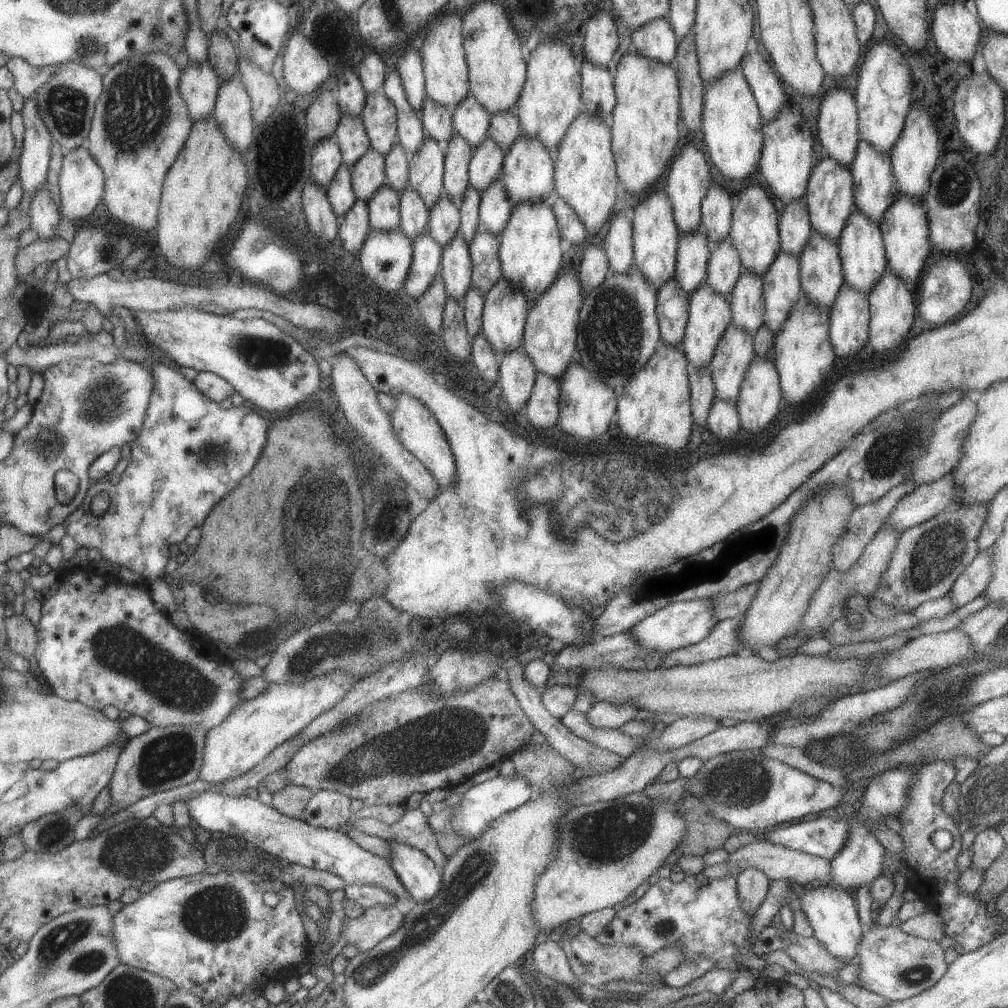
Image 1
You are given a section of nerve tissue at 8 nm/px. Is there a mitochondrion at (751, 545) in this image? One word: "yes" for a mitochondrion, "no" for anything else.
yes

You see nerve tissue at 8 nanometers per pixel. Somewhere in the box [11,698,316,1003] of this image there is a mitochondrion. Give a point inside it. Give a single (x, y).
(58, 951)

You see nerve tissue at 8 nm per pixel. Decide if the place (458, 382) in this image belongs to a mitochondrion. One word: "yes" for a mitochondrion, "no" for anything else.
no

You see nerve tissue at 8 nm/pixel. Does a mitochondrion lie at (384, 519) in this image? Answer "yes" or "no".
yes

